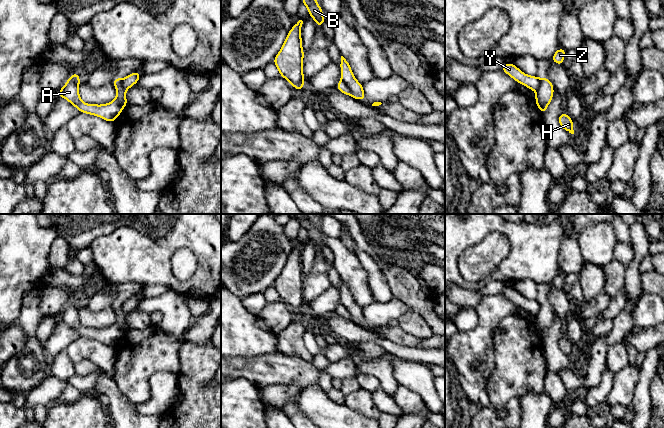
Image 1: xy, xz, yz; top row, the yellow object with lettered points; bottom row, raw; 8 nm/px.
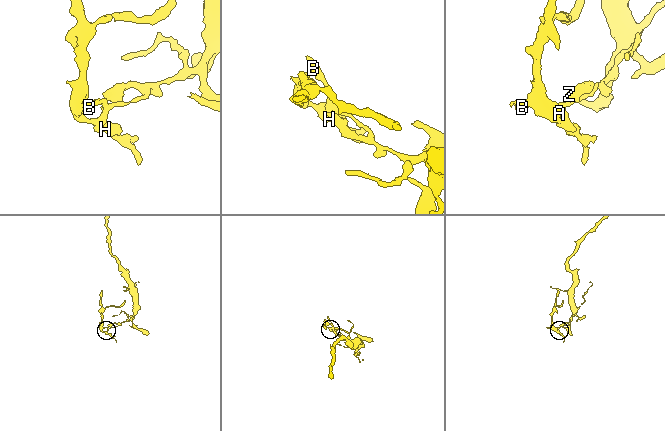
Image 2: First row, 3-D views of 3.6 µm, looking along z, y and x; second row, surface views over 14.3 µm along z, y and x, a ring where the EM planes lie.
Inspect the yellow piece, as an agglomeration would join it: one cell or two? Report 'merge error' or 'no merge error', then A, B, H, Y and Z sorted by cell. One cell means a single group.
merge error; groups A H / B Y Z

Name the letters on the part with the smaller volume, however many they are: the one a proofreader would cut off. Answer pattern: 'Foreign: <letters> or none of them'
Foreign: A, H

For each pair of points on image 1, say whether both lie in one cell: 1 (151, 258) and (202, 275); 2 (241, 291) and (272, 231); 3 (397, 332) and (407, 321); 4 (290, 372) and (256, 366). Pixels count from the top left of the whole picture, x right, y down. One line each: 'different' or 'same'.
1: same
2: same
3: different
4: same

